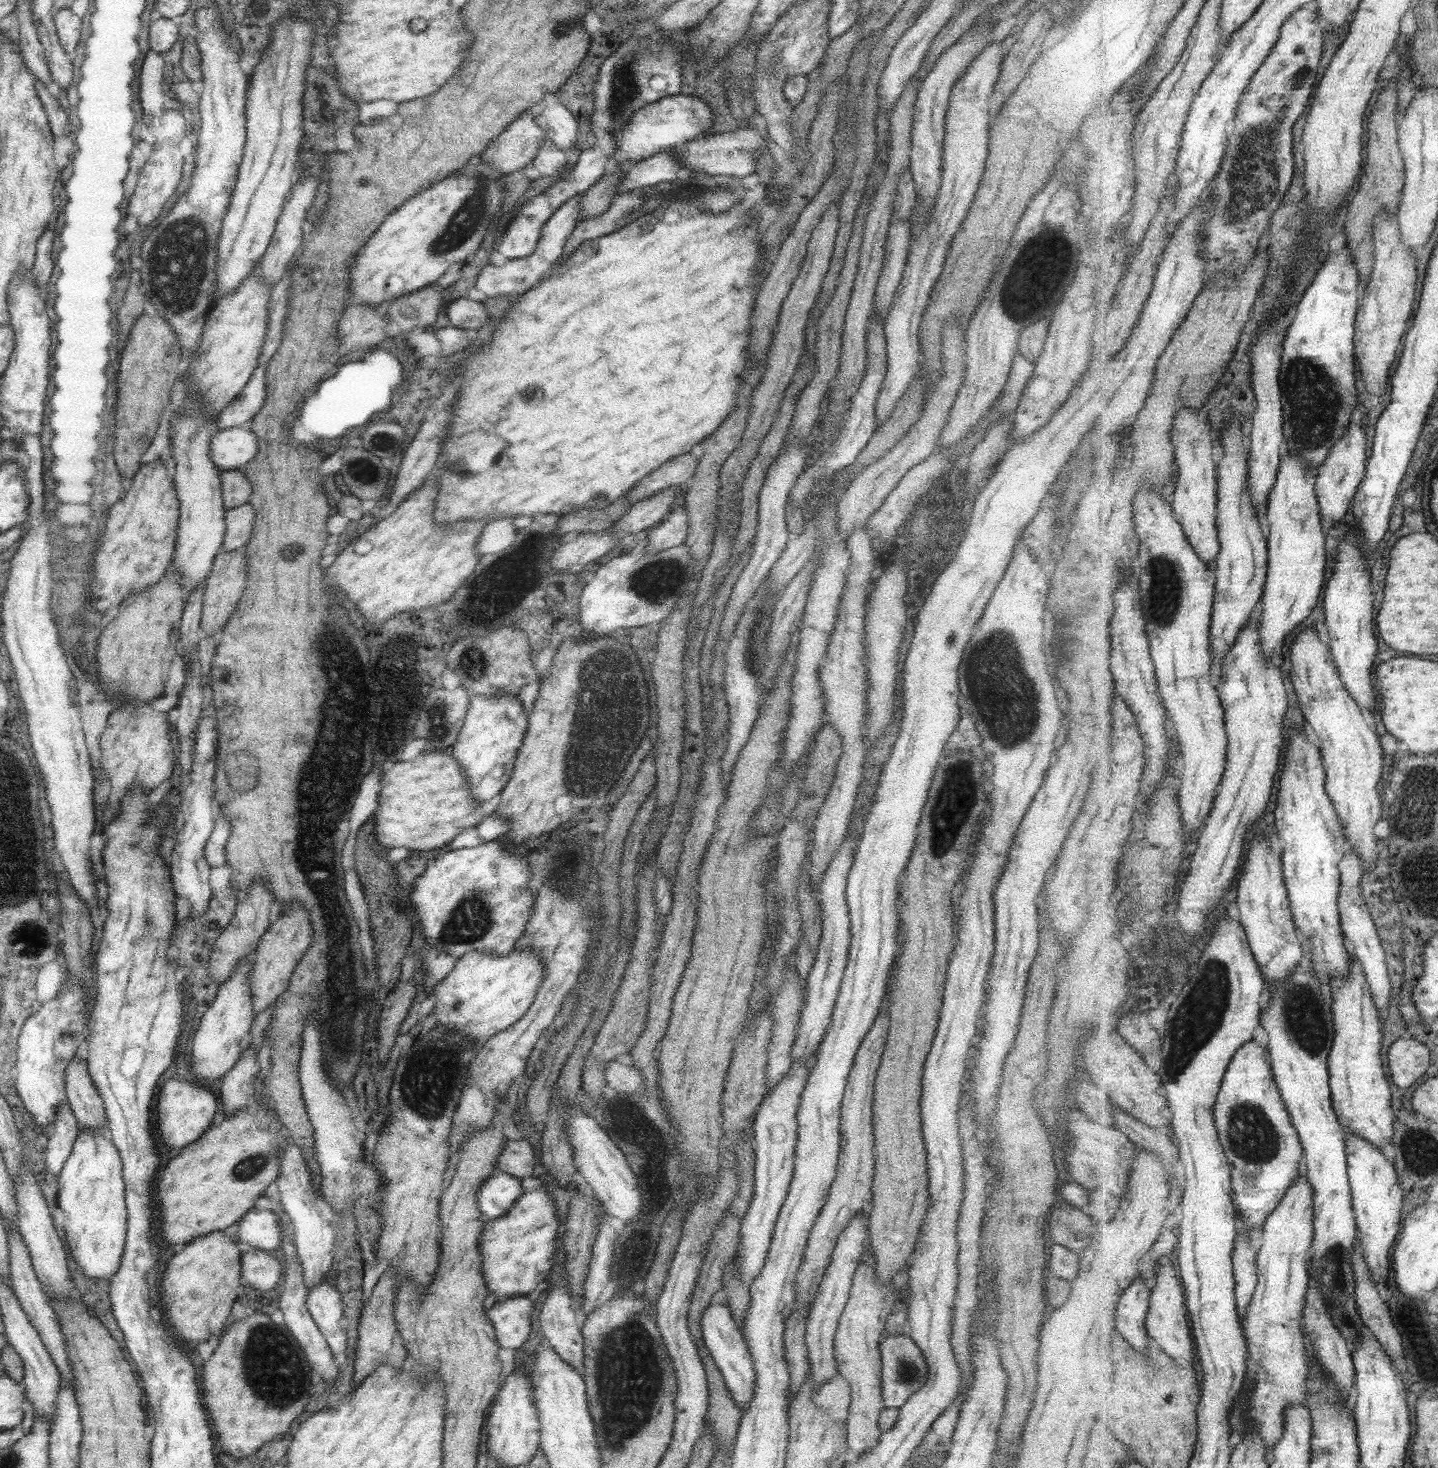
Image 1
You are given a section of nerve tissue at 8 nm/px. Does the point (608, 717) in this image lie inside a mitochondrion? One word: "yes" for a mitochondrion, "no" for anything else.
yes

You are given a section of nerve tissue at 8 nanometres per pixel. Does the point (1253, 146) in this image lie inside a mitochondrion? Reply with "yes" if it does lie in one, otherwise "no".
yes

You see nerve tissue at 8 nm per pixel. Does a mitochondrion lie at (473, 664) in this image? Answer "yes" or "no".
yes

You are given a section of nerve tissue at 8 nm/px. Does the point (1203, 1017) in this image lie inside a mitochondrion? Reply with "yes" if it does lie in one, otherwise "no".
yes

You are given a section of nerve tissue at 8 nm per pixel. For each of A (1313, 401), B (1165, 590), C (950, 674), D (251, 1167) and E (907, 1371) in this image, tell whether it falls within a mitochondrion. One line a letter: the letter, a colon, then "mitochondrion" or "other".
A: mitochondrion
B: mitochondrion
C: other
D: mitochondrion
E: mitochondrion

